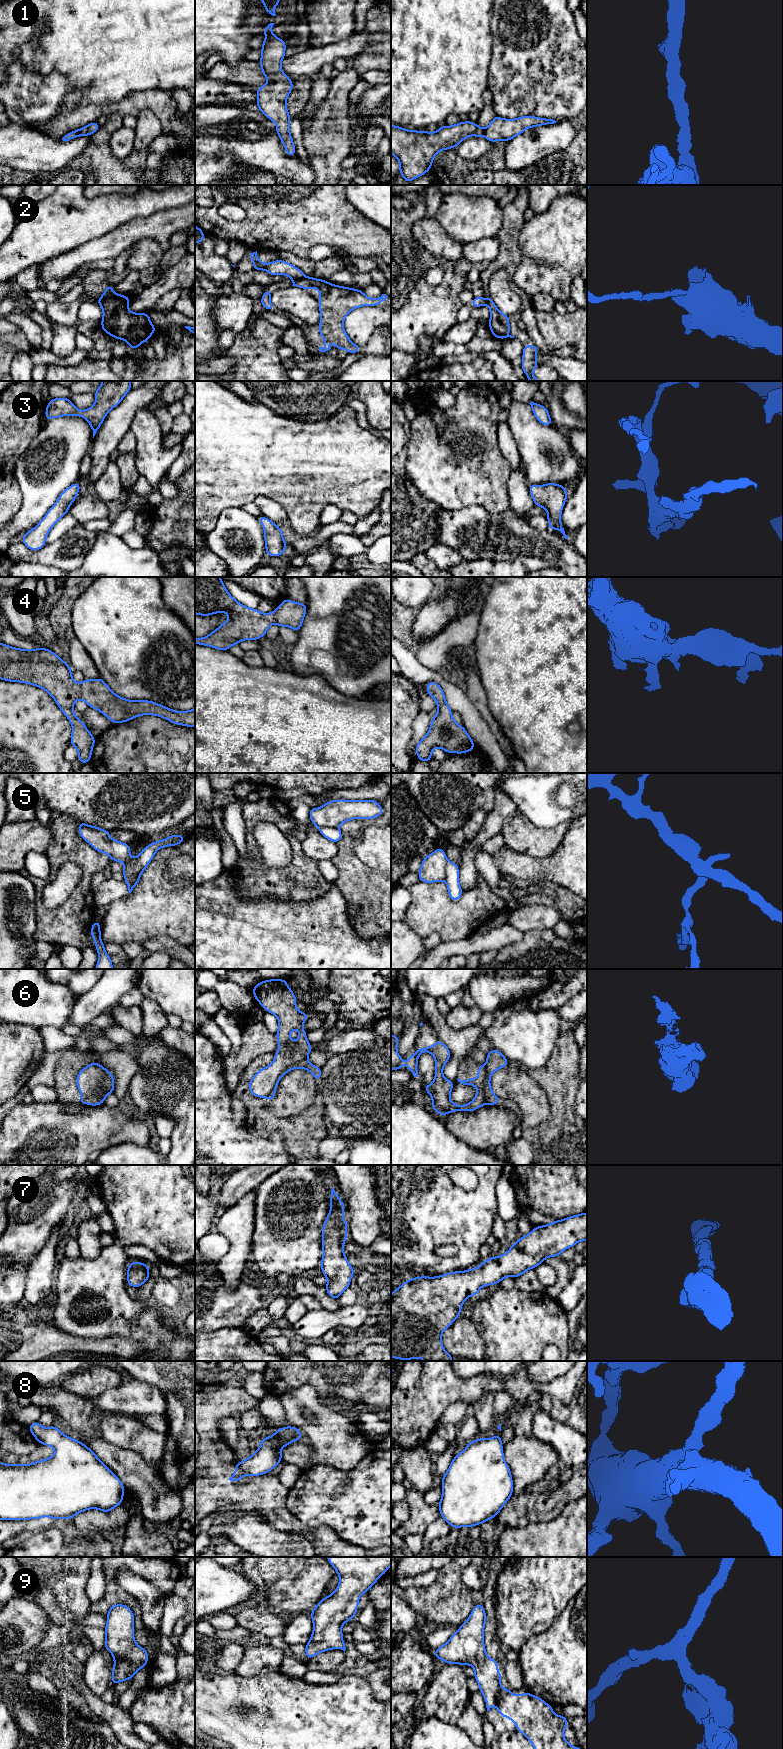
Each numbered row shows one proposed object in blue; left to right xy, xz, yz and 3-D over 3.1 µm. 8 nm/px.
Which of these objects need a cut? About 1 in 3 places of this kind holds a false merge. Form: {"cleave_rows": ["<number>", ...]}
{"cleave_rows": ["2", "5", "6"]}

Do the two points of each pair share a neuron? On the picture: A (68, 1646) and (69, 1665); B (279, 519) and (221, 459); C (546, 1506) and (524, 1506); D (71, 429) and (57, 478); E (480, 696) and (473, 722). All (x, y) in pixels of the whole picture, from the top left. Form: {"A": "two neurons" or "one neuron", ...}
{"A": "two neurons", "B": "two neurons", "C": "one neuron", "D": "one neuron", "E": "two neurons"}

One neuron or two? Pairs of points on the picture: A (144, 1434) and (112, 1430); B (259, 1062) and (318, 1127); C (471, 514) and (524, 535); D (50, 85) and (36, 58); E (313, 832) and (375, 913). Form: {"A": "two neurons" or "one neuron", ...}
{"A": "one neuron", "B": "one neuron", "C": "one neuron", "D": "two neurons", "E": "two neurons"}

